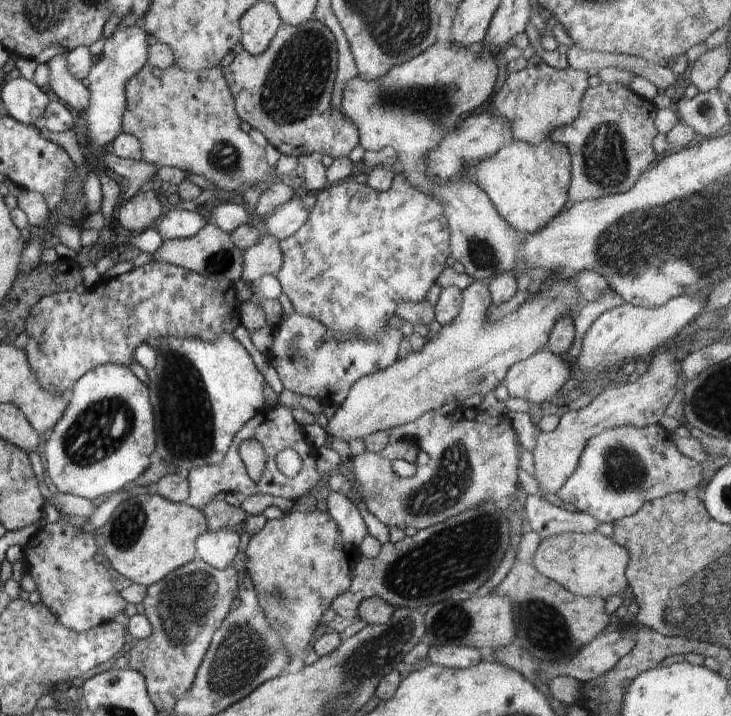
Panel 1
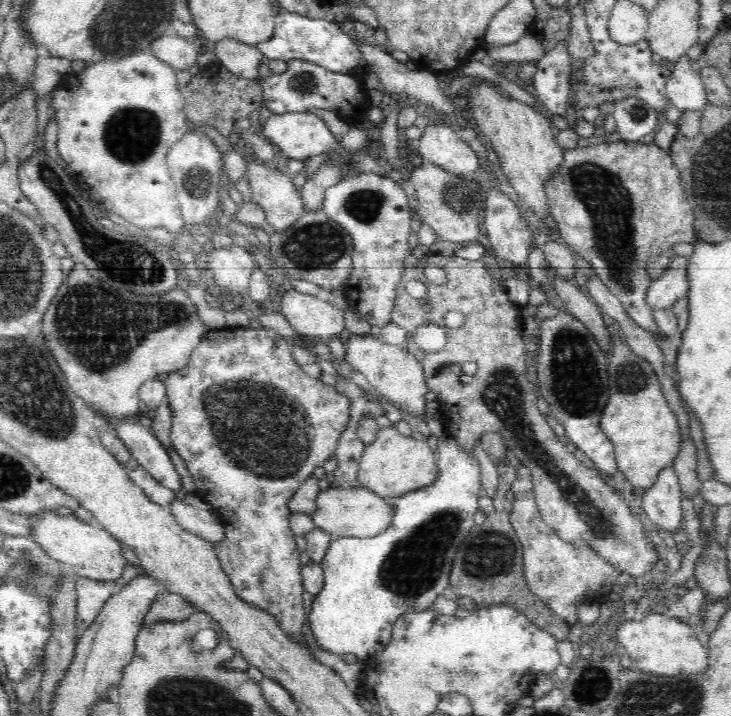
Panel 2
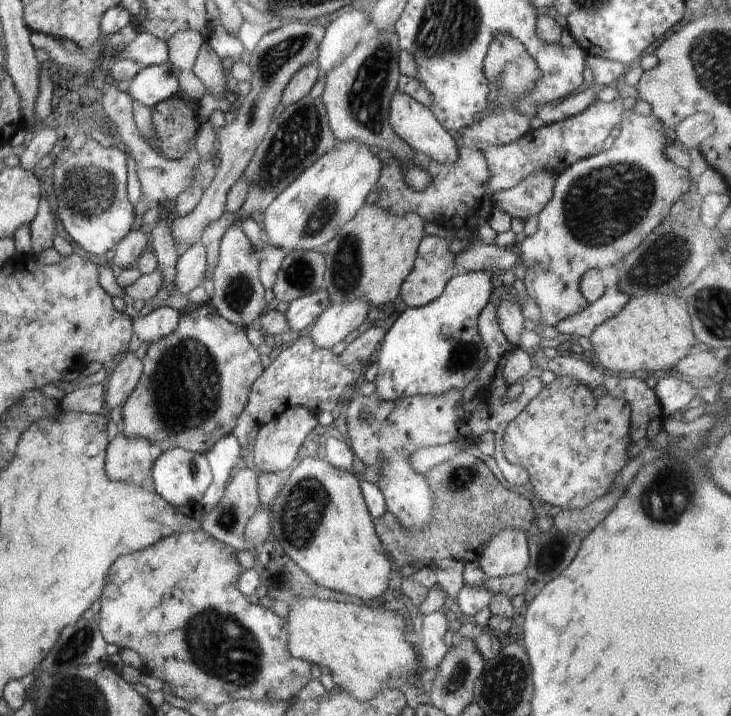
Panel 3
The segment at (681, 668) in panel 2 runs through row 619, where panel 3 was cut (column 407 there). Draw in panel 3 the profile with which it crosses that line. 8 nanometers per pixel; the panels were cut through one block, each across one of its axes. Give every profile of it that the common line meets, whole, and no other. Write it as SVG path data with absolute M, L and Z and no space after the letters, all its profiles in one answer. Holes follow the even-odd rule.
M302 597L289 606L287 622L287 650L291 656L325 667L331 673L336 688L345 689L358 700L371 700L386 689L405 689L411 674L419 672L414 648L405 642L405 620L402 615L376 606L362 608L360 603L342 603L334 599Z

